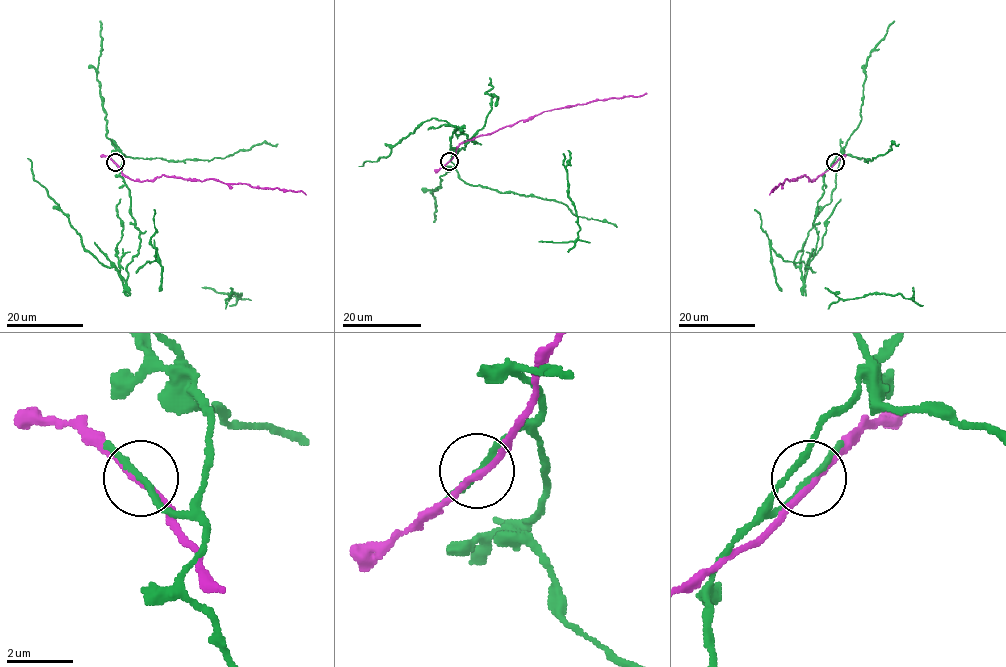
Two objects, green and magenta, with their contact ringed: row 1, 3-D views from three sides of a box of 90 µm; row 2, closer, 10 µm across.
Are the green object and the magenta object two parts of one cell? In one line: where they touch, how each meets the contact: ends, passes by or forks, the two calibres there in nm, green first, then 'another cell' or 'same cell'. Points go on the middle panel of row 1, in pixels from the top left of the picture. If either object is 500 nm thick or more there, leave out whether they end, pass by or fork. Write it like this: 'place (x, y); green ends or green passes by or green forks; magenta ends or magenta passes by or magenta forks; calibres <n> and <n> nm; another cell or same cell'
place (449, 161); green passes by; magenta passes by; calibres 180 and 180 nm; another cell

